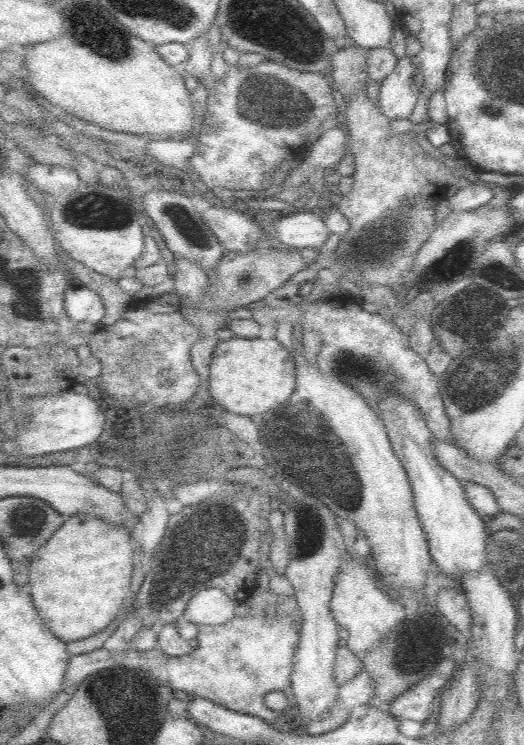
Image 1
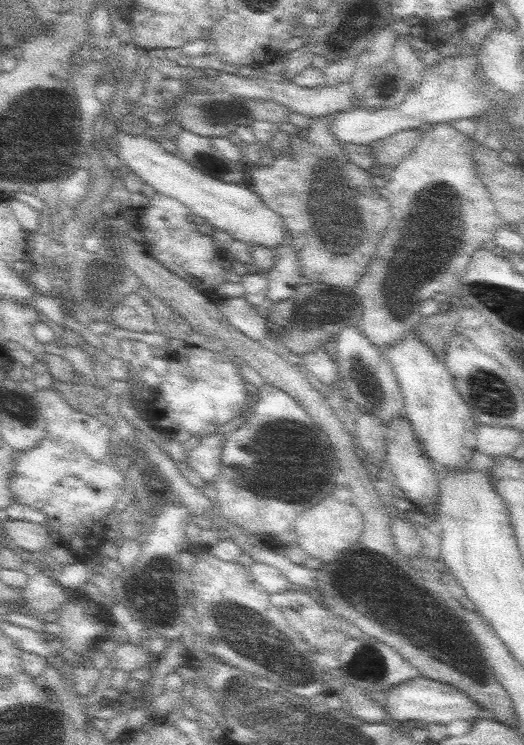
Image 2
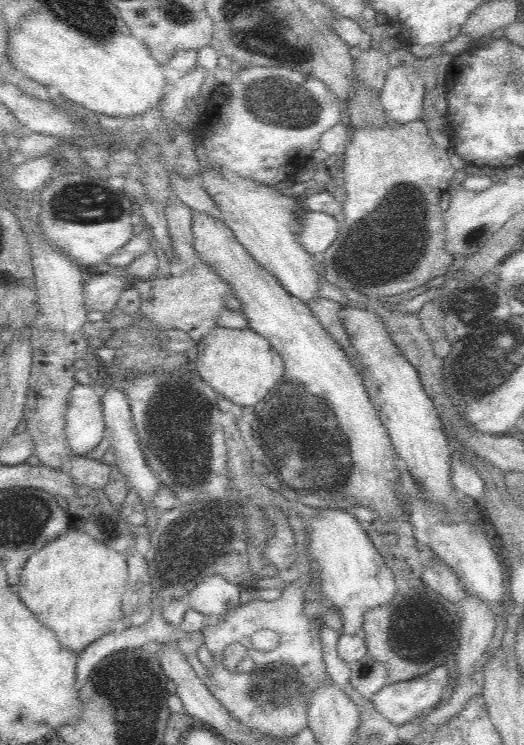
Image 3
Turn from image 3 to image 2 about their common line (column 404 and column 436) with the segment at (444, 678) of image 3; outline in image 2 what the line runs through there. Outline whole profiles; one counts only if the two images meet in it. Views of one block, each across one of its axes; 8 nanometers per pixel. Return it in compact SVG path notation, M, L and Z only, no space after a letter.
M417 676L411 682L403 682L399 686L389 688L383 696L379 696L379 704L385 706L391 720L399 720L399 722L423 720L429 726L433 726L433 724L447 726L453 720L473 722L481 716L487 716L487 712L479 704L475 704L467 694L463 694L459 688L455 688L451 684L443 684L439 680L425 678L425 676Z

